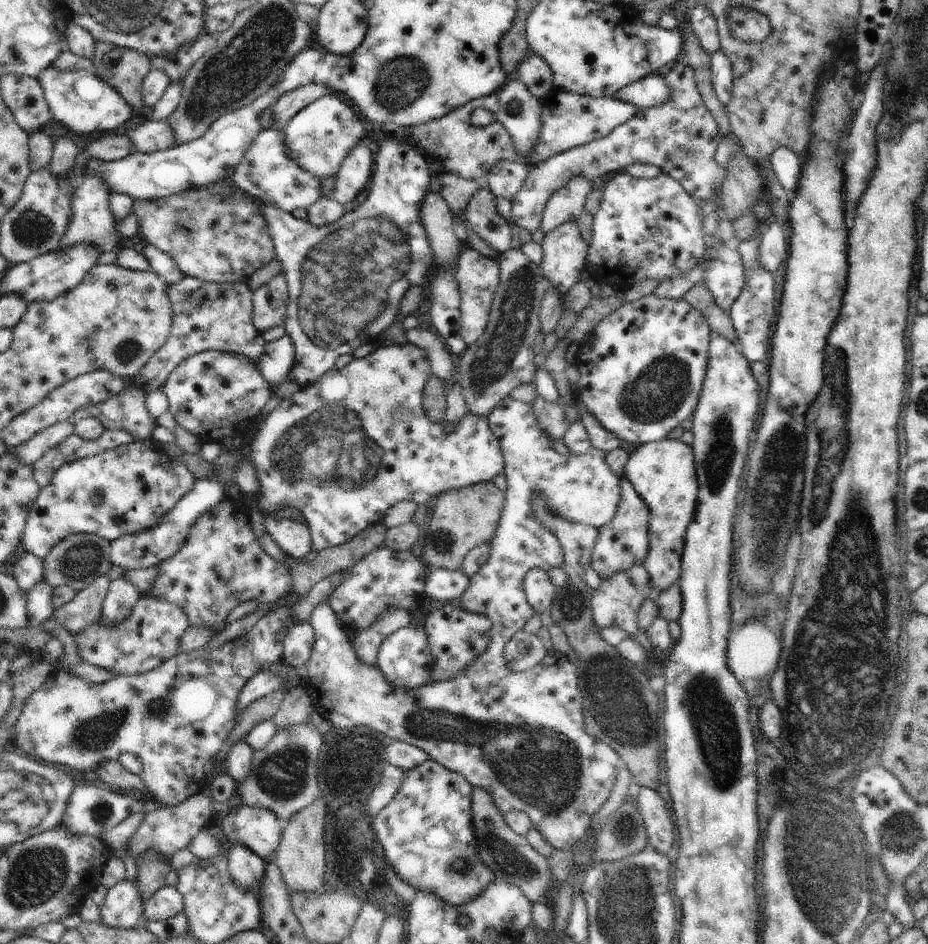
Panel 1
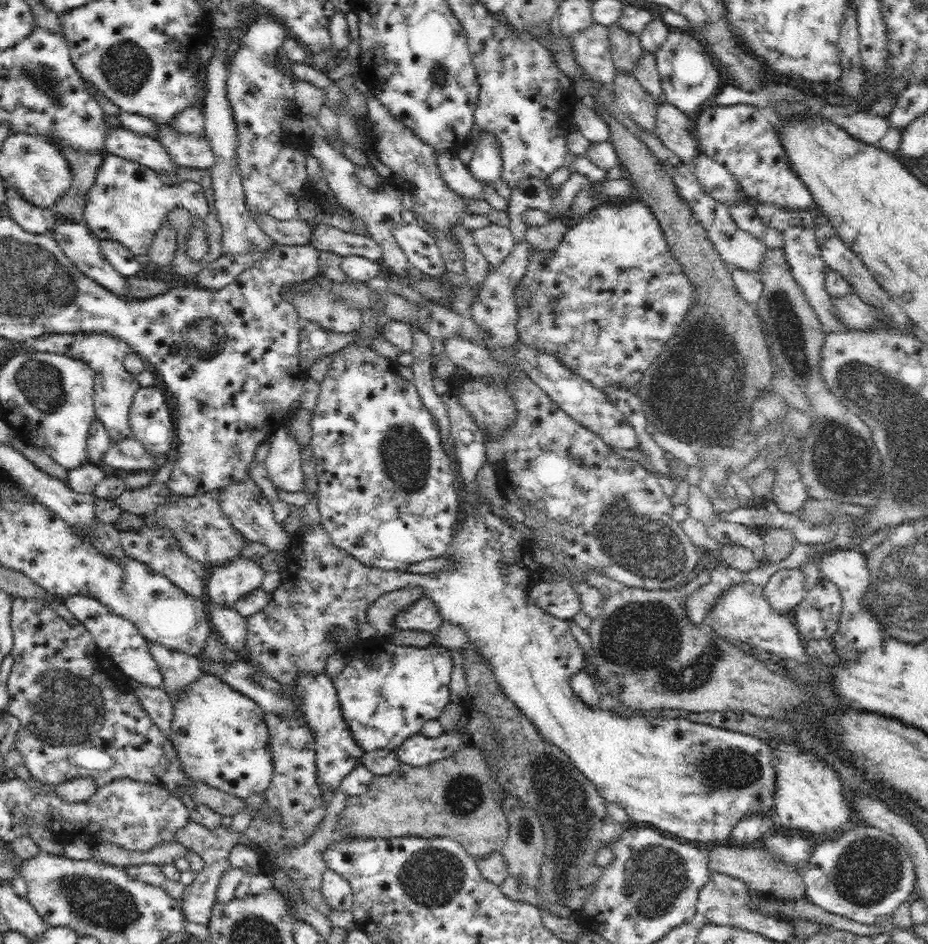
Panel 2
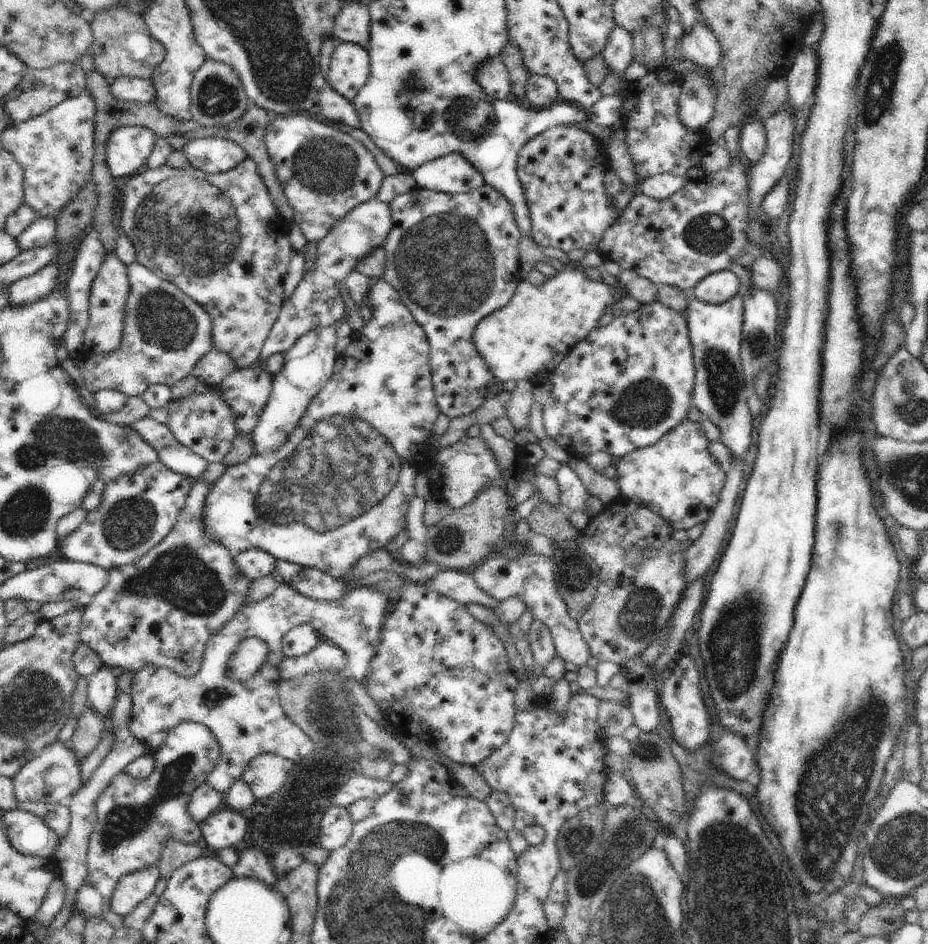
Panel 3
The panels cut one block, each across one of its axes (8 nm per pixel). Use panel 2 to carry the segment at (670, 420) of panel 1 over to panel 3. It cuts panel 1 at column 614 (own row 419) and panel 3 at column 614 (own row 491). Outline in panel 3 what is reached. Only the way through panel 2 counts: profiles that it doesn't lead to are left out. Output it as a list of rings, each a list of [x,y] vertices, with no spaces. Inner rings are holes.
[[[656,301],[643,304],[638,310],[630,314],[615,317],[606,326],[594,328],[586,338],[583,338],[576,346],[571,348],[569,354],[566,354],[562,362],[556,367],[556,370],[553,370],[550,396],[543,404],[544,430],[546,430],[549,438],[556,440],[562,448],[567,450],[570,457],[584,459],[595,452],[608,452],[617,461],[624,455],[630,454],[640,447],[656,444],[664,434],[673,430],[684,418],[687,418],[686,414],[688,414],[688,408],[690,408],[691,401],[693,400],[692,393],[694,390],[695,374],[696,367],[694,366],[693,348],[690,342],[685,314],[676,312],[672,308],[666,308],[664,304]]]

